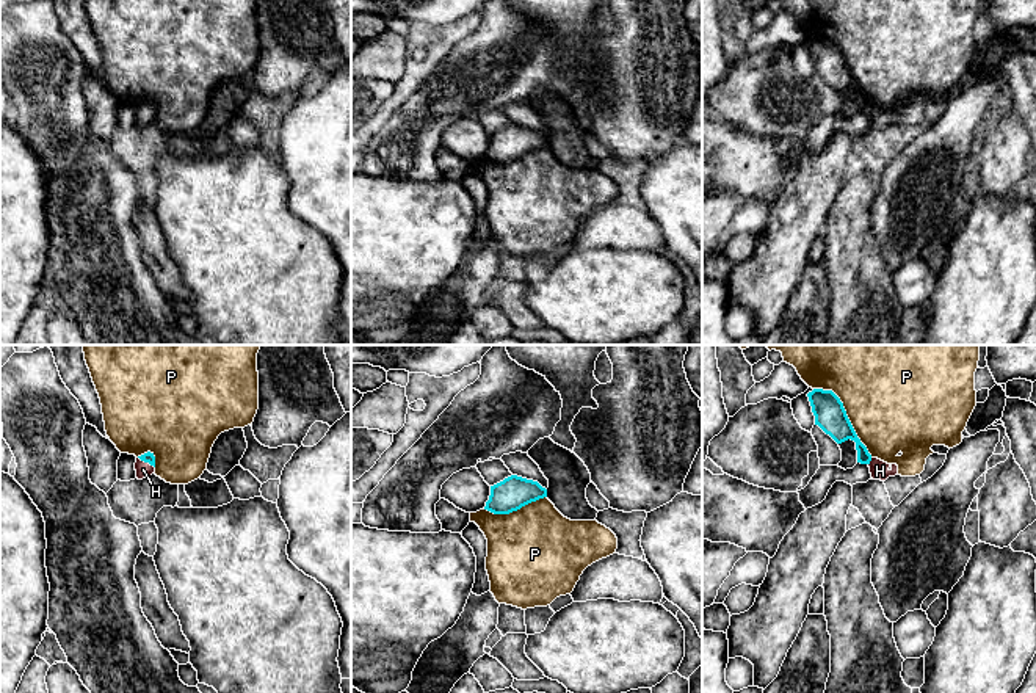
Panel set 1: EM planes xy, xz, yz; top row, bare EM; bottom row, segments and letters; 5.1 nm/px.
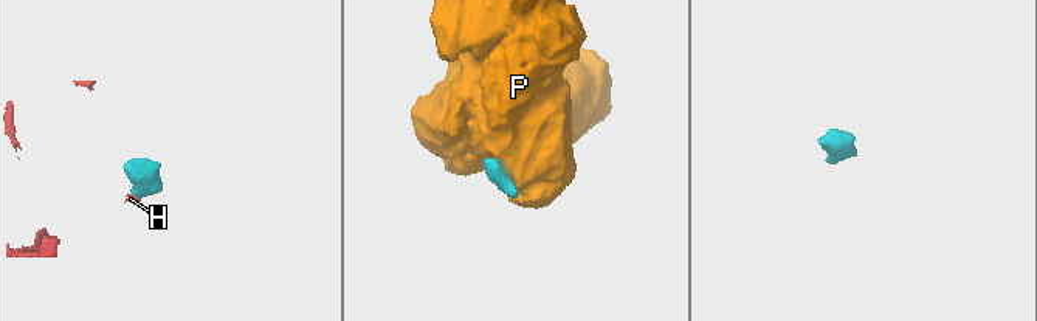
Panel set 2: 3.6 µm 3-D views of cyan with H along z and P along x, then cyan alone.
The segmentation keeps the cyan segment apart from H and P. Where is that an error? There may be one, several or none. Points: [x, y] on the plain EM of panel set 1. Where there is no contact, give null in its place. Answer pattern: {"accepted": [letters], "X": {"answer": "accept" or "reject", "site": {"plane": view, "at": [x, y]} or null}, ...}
{"accepted": ["H"], "H": {"answer": "accept", "site": {"plane": "xy", "at": [146, 110]}}, "P": {"answer": "reject", "site": {"plane": "yz", "at": [847, 65]}}}

